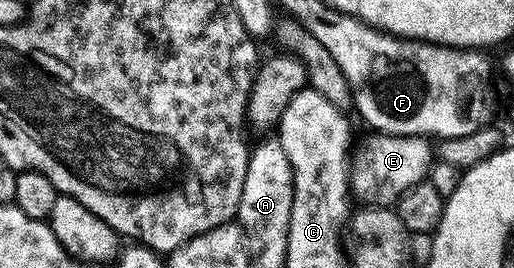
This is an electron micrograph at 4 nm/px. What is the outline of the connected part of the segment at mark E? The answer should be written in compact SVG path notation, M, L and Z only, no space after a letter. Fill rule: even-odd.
M369 134L360 155L360 176L353 178L351 190L364 198L368 205L392 205L402 193L415 183L423 183L428 177L428 168L434 162L434 147L423 135L385 135Z

